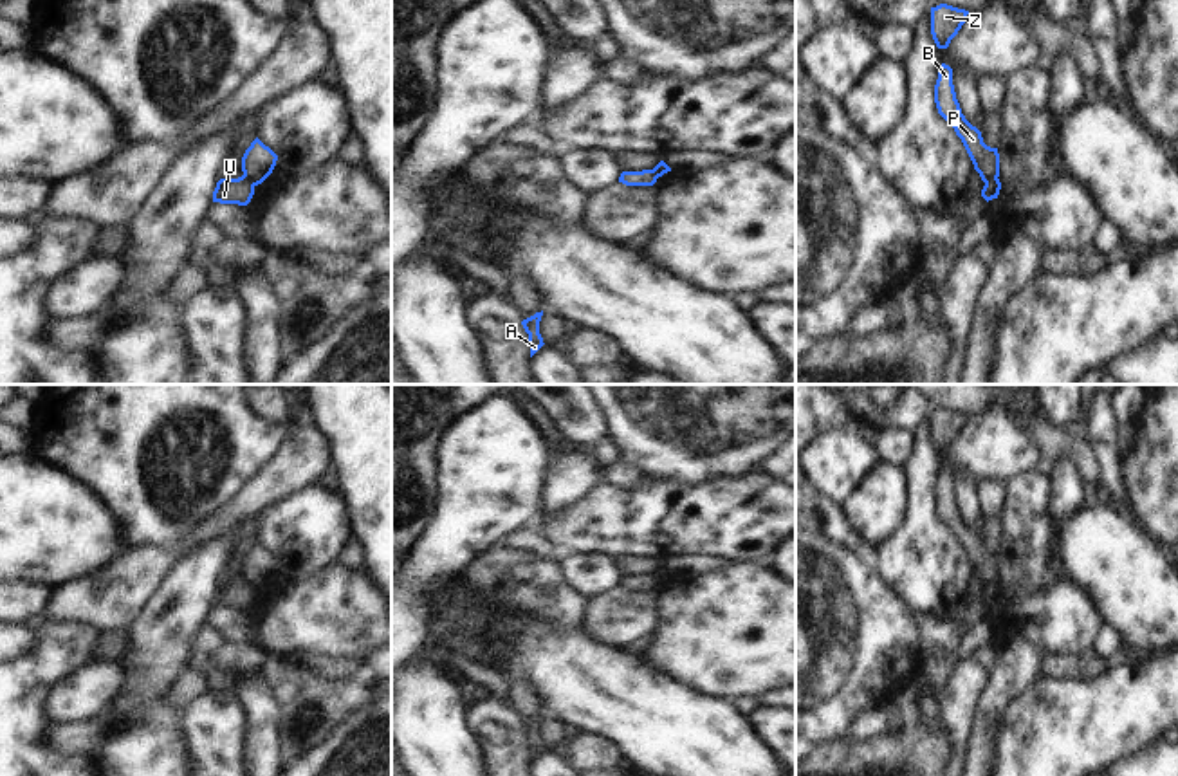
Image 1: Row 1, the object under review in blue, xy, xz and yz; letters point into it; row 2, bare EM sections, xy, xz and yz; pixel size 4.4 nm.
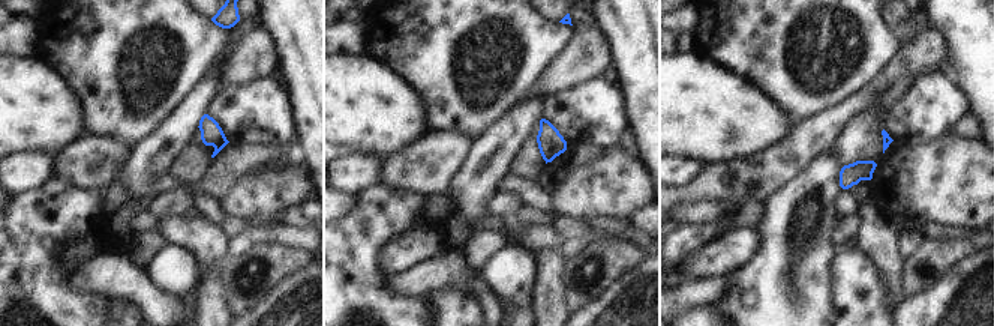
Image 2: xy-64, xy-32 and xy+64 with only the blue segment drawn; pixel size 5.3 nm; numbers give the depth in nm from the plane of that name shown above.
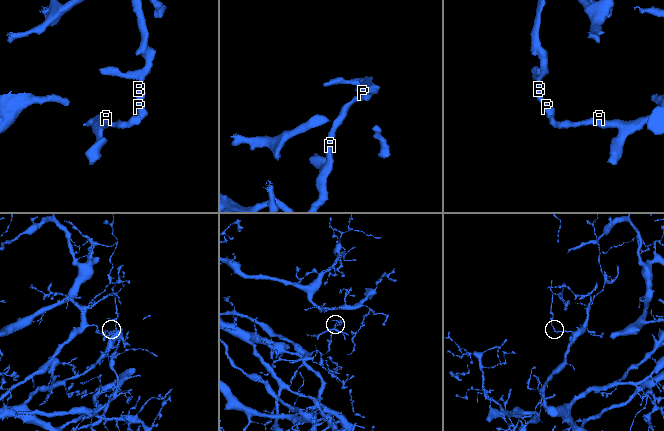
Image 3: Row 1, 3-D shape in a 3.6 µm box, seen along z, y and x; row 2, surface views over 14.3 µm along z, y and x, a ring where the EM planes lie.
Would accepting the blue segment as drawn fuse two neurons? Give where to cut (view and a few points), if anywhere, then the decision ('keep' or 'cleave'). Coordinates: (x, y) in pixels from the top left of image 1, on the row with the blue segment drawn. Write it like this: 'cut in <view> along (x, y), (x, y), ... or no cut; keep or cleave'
cut in xy along (242, 175), (255, 184); cleave

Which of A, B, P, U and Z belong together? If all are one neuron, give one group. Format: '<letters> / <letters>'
A U / B P Z

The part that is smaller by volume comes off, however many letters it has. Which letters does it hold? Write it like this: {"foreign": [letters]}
{"foreign": ["B", "P", "Z"]}

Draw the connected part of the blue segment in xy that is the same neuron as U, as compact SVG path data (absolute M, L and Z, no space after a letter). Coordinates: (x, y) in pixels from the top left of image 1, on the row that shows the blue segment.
M247 177L220 179L213 191L213 202L247 206L254 195L254 184Z

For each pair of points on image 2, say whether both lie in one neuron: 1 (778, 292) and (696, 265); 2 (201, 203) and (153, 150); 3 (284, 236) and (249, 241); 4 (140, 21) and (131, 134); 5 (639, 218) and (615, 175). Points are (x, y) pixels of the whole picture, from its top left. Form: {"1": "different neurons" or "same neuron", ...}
{"1": "different neurons", "2": "different neurons", "3": "same neuron", "4": "same neuron", "5": "different neurons"}

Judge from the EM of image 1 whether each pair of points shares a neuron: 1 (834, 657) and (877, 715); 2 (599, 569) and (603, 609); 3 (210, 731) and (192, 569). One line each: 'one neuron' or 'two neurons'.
1: two neurons
2: two neurons
3: two neurons

